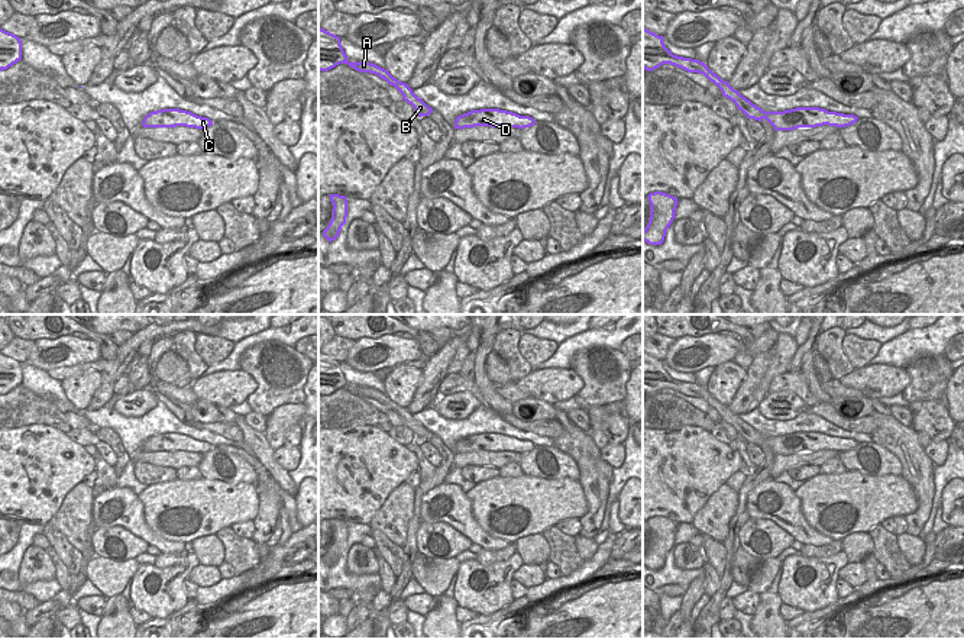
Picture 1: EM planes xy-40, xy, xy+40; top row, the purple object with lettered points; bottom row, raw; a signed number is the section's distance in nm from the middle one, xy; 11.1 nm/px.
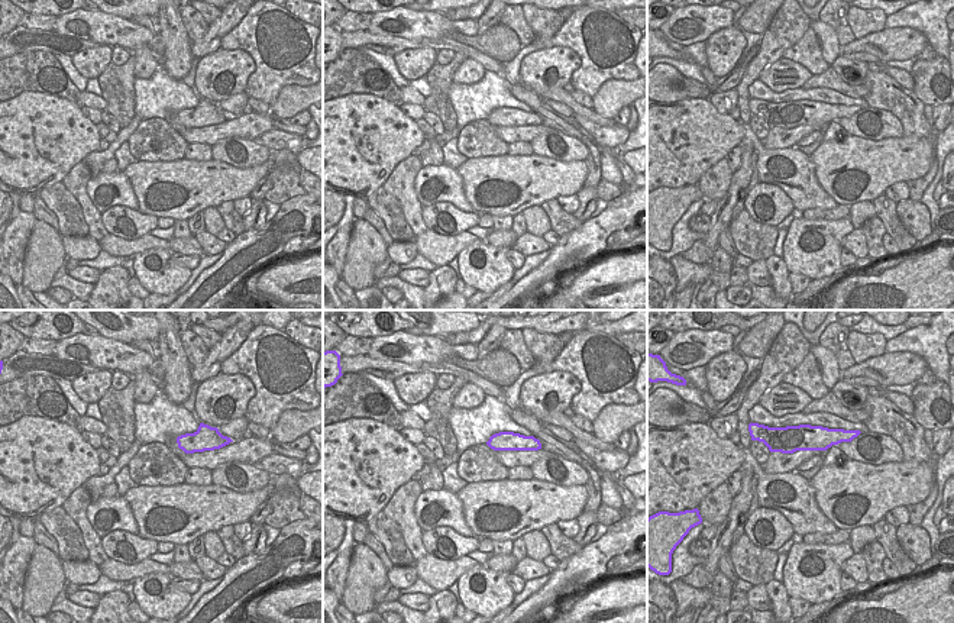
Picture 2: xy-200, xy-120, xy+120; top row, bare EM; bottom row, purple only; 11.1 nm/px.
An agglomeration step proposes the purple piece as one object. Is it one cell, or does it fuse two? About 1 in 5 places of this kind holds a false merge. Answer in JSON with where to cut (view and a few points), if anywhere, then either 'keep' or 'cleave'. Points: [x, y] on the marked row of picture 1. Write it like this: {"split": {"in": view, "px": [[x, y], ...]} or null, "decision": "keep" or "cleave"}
{"split": null, "decision": "keep"}

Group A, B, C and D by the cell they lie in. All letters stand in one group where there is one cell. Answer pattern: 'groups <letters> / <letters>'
groups A B C D

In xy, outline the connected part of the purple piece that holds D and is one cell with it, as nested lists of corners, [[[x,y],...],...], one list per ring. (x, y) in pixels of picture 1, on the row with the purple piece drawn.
[[[499,109],[470,110],[456,117],[454,129],[475,128],[475,126],[508,126],[508,128],[530,128],[536,120],[530,116],[520,116],[512,112]]]

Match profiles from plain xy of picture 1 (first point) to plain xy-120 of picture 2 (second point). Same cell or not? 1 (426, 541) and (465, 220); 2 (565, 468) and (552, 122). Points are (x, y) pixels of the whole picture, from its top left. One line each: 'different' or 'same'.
1: same
2: different

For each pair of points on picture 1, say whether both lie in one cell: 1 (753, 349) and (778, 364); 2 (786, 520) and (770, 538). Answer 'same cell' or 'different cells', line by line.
1: different cells
2: different cells

